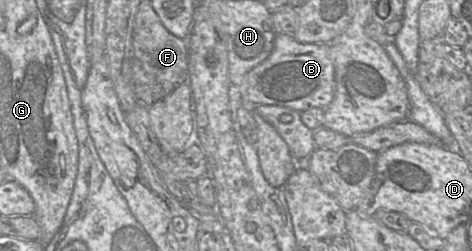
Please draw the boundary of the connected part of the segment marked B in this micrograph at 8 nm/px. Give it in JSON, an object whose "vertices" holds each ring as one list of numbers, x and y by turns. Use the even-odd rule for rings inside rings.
{"vertices":[[276,34,270,56,253,67,240,87,229,89,232,119,237,122,237,109,241,106,252,111,261,104,286,107,297,112,310,108,326,109,333,100,335,64,329,43,302,43,291,34]]}

